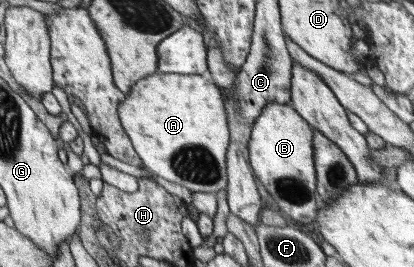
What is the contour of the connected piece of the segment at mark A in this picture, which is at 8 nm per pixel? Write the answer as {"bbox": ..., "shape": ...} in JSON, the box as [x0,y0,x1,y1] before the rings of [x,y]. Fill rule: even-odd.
{"bbox":[119,71,231,193],"shape":[[[158,71],[140,80],[119,107],[119,118],[133,141],[135,150],[150,173],[168,181],[186,186],[193,192],[216,193],[229,186],[227,153],[229,153],[231,130],[223,94],[209,75],[173,74]]]}

